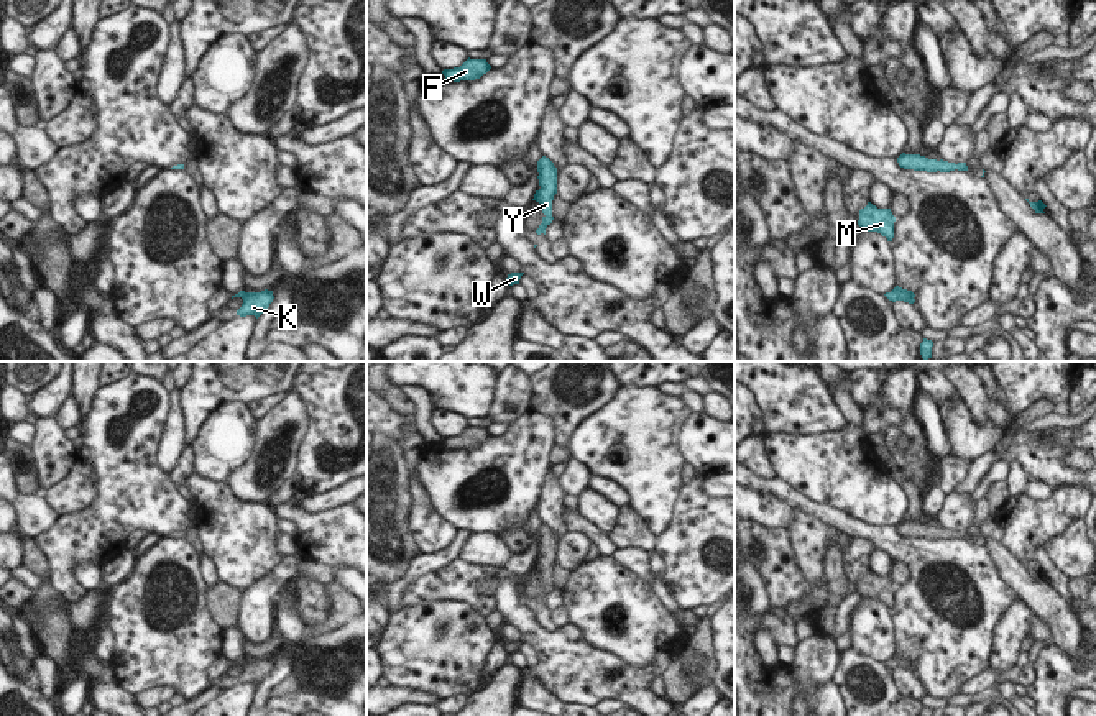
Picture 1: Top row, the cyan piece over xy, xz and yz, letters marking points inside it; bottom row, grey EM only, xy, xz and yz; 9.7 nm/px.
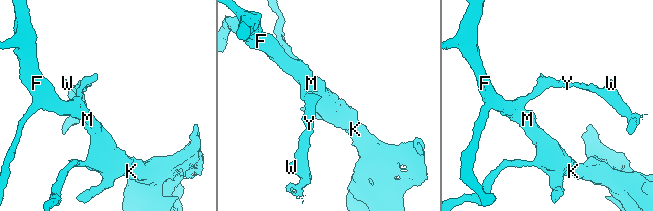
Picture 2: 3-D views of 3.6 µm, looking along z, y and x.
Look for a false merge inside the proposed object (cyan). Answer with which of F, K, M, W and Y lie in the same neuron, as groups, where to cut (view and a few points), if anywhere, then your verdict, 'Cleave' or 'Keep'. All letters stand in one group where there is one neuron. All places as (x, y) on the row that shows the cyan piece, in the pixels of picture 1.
Groups: F K M W Y. No split. Keep

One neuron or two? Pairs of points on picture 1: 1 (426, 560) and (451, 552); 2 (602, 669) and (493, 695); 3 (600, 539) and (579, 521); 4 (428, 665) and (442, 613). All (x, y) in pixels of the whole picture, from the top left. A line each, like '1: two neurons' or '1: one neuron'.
1: one neuron
2: two neurons
3: one neuron
4: one neuron

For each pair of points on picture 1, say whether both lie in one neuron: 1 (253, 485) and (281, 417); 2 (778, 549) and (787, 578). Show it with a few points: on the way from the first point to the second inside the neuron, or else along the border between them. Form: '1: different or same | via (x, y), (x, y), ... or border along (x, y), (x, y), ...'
1: same | via (255, 468), (257, 455), (271, 434)
2: same | via (778, 555), (782, 572)

